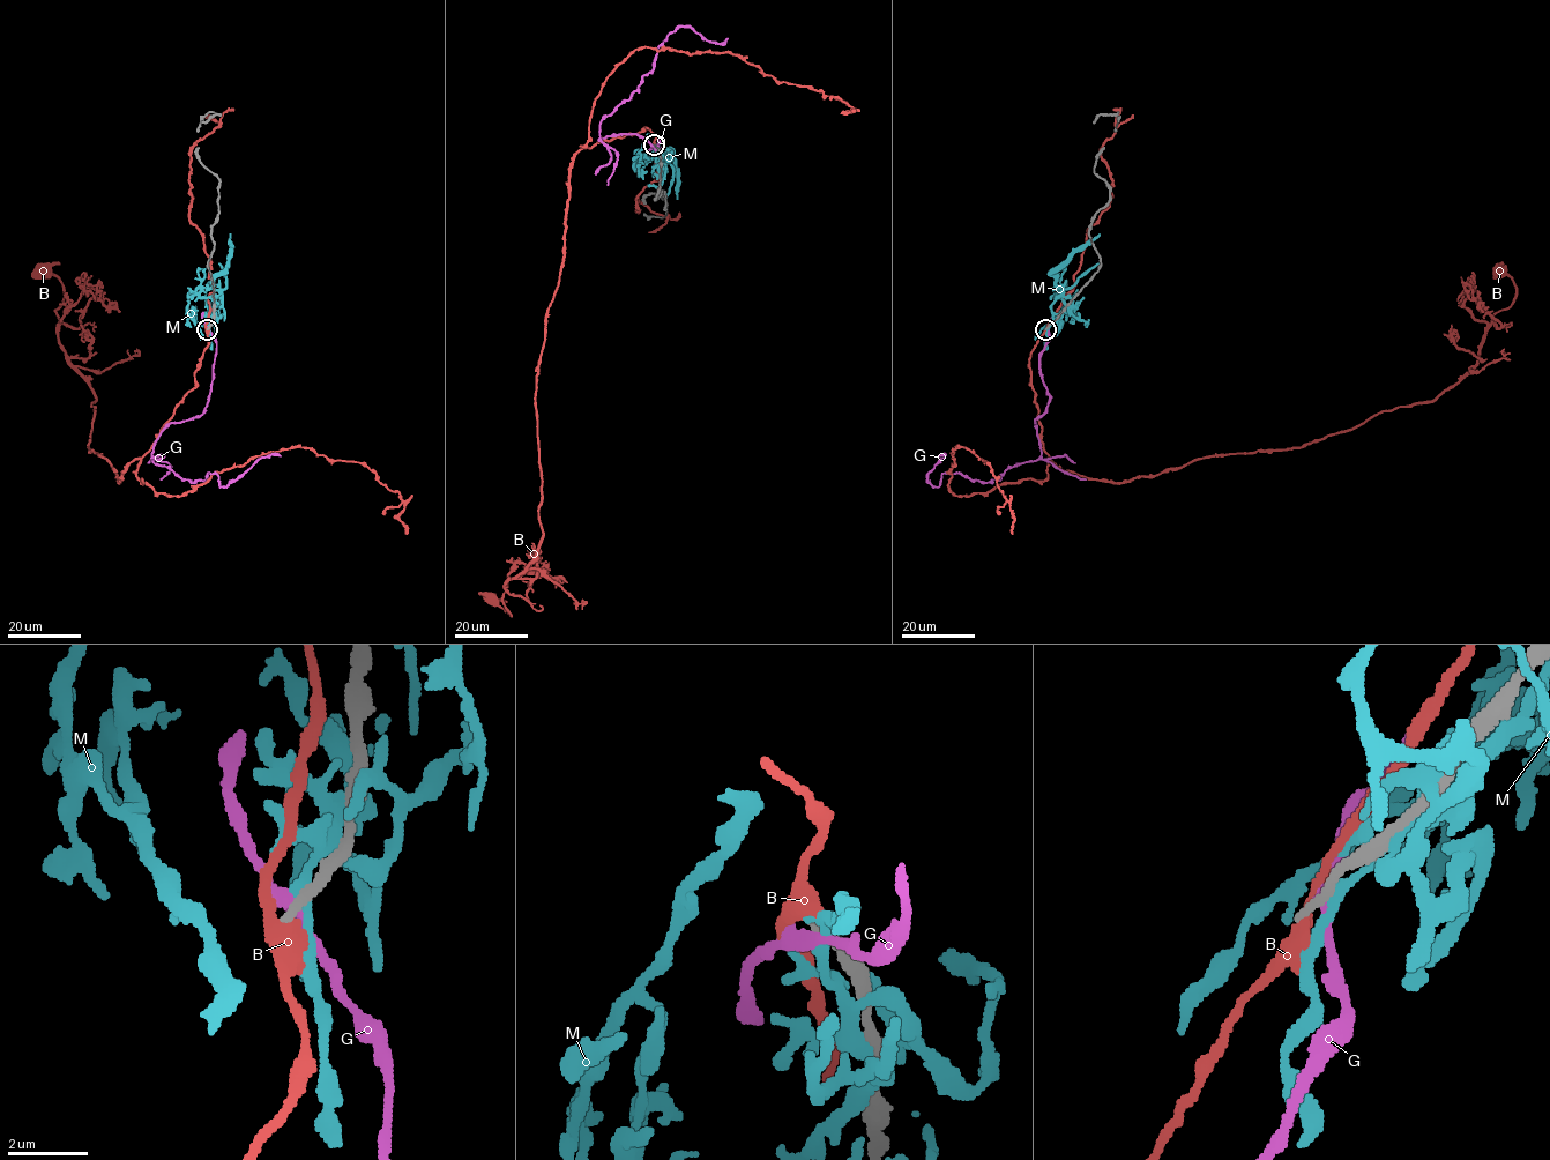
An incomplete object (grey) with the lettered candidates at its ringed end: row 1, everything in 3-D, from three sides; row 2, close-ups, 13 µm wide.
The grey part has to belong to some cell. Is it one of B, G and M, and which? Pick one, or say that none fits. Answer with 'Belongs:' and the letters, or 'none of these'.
Belongs: none of these

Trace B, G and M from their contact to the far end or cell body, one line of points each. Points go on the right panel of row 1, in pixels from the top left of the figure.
B: (1047, 328), (1029, 366), (1042, 448), (1064, 470), (1127, 482), (1301, 447), (1435, 399), (1513, 303), (1499, 270)
G: (1048, 327), (1041, 456), (989, 483), (953, 473), (932, 486), (939, 456)
M: (1048, 327), (1072, 305), (1051, 272), (1098, 233)

